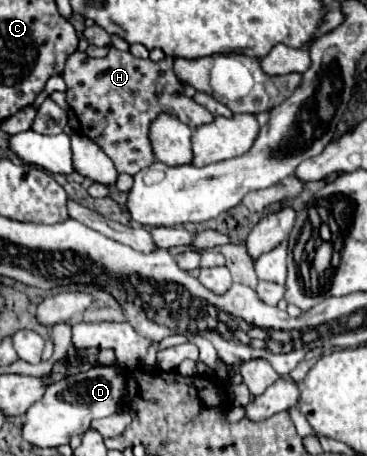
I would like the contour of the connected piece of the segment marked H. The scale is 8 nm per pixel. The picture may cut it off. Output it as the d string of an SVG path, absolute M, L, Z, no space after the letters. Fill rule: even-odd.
M110 47L110 53L102 59L92 59L76 51L66 61L62 77L68 87L68 105L80 123L76 131L96 141L112 159L118 173L136 175L140 169L154 163L148 125L160 111L168 111L192 129L214 119L202 105L184 95L184 85L174 75L172 63L172 57L154 63L150 59L138 59L128 51L118 51L116 47ZM100 121L104 121L104 133L98 135L96 131L102 129Z

